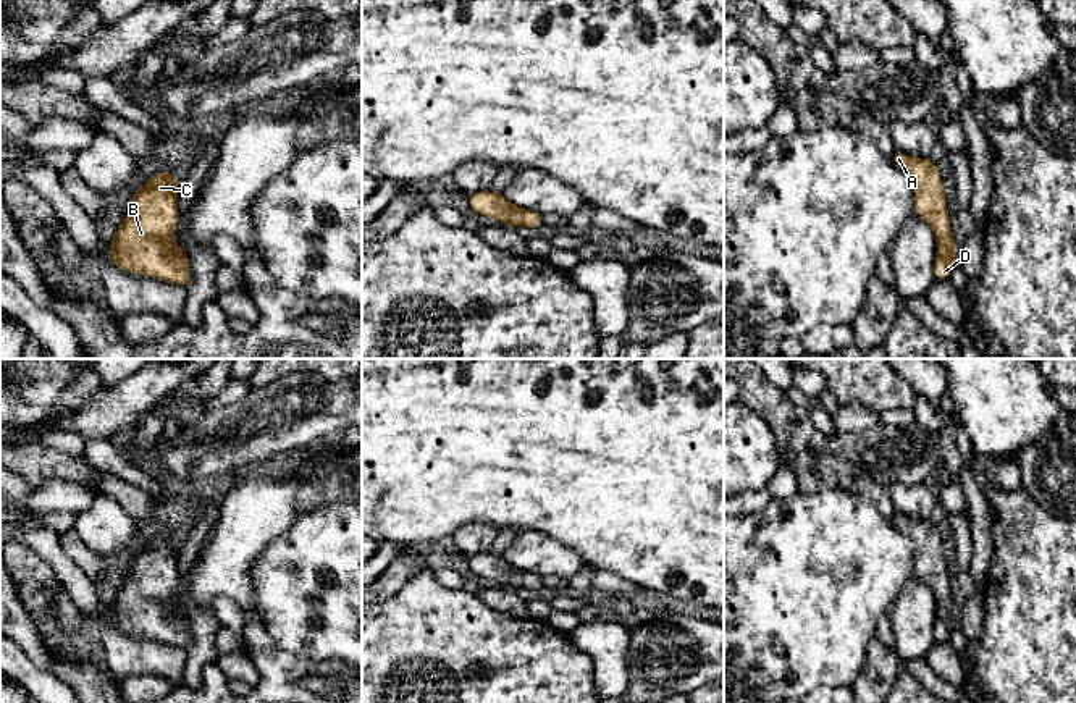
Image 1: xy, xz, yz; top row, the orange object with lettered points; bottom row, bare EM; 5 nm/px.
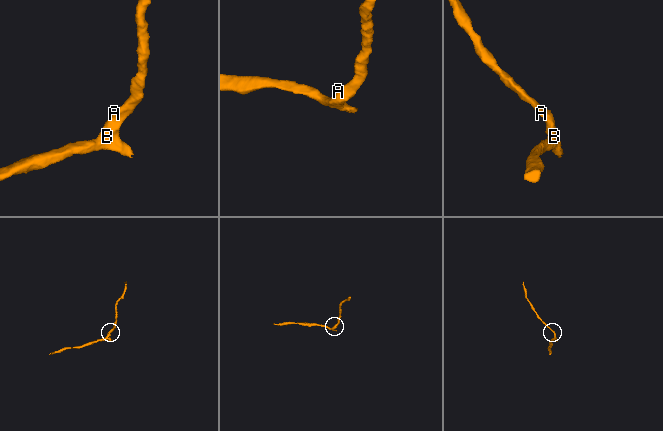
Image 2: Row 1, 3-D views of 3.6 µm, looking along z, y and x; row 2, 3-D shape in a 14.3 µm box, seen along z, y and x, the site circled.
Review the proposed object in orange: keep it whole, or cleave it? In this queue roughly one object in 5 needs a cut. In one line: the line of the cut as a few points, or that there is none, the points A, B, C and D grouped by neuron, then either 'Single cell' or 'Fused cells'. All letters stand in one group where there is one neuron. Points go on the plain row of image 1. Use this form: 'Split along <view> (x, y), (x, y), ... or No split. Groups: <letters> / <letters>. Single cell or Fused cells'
No split. Groups: A B C D. Single cell

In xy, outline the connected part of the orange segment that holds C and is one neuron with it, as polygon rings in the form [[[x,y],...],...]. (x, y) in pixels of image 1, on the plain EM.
[[[158,533],[132,553],[124,583],[108,606],[110,624],[121,634],[179,646],[191,643],[189,621],[174,604],[178,538]]]

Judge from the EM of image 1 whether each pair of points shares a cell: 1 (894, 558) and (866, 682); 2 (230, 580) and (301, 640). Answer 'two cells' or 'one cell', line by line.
1: two cells
2: two cells

